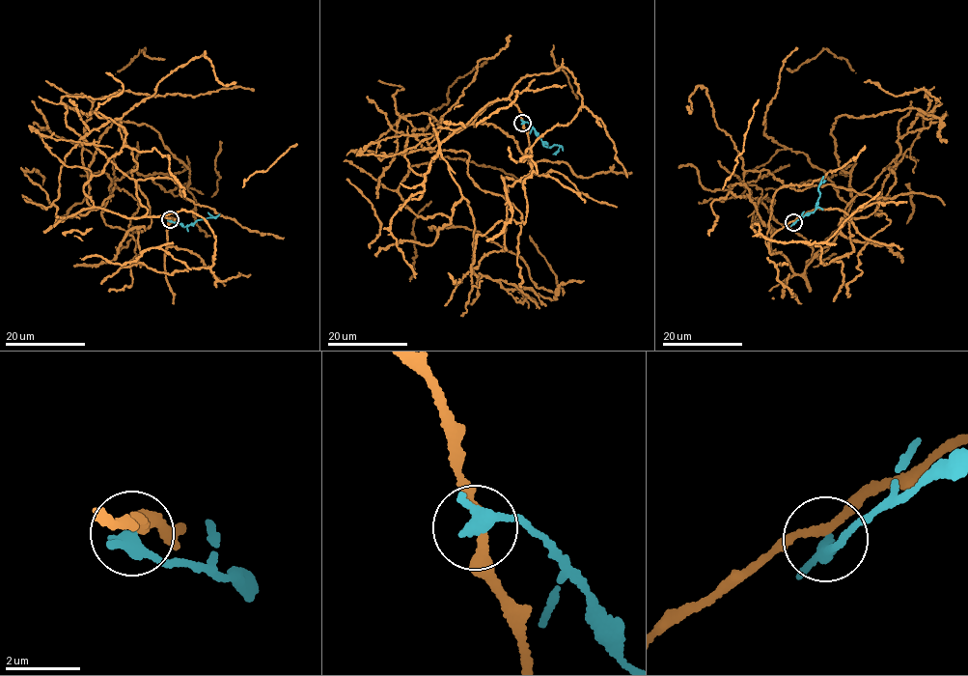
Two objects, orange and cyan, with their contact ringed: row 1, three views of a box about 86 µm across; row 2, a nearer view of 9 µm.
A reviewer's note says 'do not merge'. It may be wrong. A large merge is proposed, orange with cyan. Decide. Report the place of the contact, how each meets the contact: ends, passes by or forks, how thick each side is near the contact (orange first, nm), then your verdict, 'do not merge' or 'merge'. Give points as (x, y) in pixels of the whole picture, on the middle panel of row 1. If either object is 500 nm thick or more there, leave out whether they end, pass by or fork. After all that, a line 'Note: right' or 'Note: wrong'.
at (522, 123); orange passes by; cyan passes by; 200 nm thick on the orange side, 300 nm on the other; do not merge
Note: right

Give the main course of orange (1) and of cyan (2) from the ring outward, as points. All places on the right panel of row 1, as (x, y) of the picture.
1: (794, 221), (752, 227), (845, 256), (847, 220), (896, 162), (847, 297)
2: (794, 221), (815, 210), (819, 185), (823, 180)

